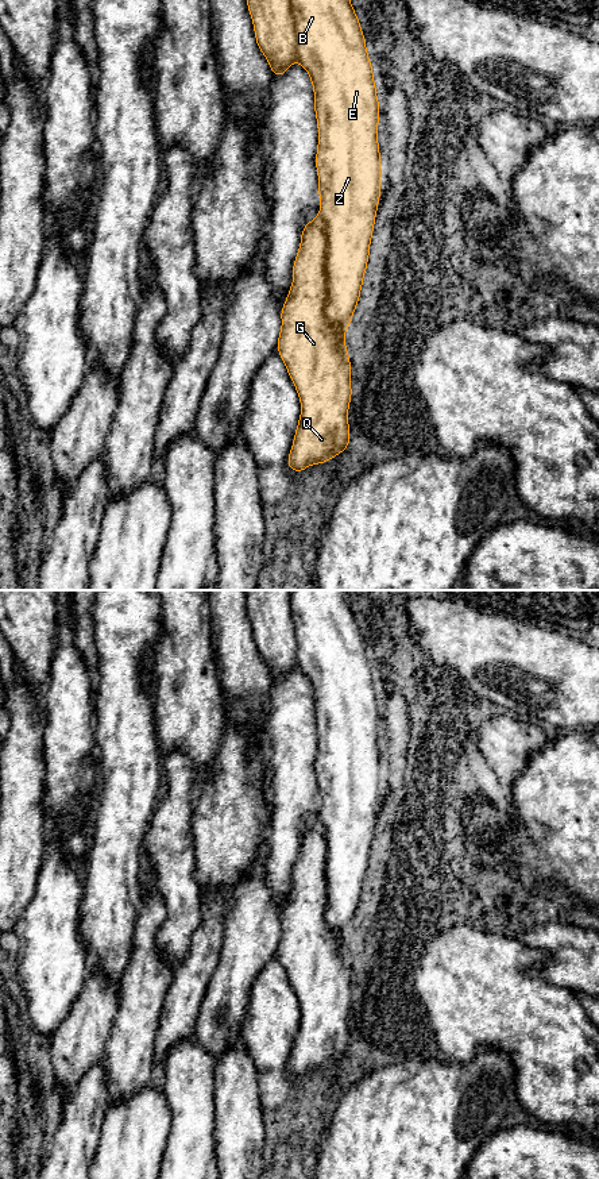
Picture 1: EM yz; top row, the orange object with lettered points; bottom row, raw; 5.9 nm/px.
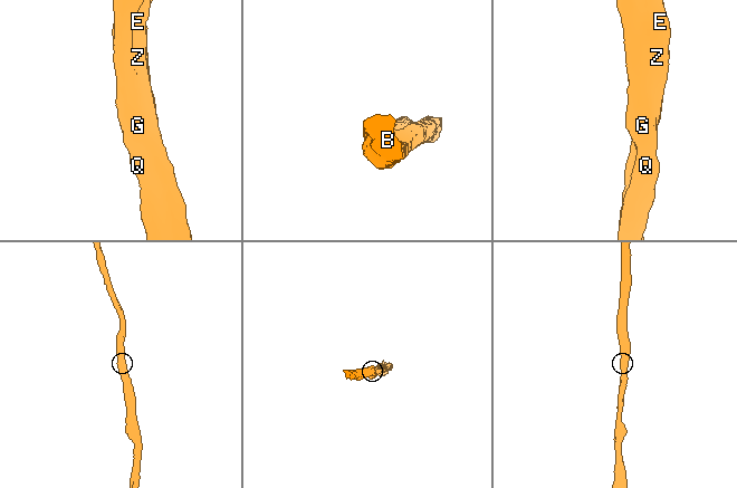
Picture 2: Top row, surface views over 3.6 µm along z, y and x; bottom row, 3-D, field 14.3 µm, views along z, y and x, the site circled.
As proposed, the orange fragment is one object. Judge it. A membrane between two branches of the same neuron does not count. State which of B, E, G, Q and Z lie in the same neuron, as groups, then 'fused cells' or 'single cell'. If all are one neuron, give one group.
groups B E Z / G Q; fused cells

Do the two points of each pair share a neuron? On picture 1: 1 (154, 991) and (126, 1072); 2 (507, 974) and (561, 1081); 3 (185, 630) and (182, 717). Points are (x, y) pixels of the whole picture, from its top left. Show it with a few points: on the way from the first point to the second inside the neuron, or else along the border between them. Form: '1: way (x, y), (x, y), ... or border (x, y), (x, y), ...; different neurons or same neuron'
1: way (138, 1012), (128, 1052); same neuron
2: way (522, 1001), (559, 1054); same neuron
3: way (185, 651), (186, 696); same neuron

